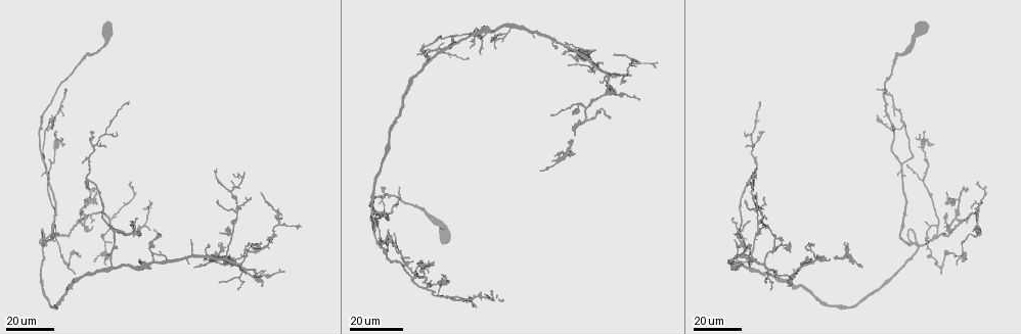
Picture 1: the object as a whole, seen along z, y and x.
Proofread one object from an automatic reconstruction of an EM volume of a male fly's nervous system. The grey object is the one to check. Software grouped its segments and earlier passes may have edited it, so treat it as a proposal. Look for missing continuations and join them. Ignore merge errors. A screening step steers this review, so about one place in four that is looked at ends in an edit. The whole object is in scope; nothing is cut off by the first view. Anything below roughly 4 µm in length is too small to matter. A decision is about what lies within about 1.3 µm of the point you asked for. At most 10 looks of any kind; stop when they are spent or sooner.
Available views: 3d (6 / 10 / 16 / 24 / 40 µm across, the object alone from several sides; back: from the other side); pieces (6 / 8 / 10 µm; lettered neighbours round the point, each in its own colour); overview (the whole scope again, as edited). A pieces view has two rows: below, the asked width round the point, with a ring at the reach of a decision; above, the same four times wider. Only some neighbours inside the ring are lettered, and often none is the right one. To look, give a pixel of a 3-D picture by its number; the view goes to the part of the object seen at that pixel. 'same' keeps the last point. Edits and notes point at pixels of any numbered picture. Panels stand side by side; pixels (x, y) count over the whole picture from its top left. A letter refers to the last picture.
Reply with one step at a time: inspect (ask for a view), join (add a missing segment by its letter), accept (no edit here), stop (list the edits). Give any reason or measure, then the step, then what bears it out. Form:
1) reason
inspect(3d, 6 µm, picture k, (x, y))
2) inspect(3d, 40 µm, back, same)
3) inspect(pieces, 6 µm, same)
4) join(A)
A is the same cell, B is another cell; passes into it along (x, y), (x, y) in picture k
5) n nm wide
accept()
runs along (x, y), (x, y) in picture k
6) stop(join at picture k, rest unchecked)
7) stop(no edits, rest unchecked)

branch stops here
inspect(3d, 24 µm, picture 1, (542, 169))

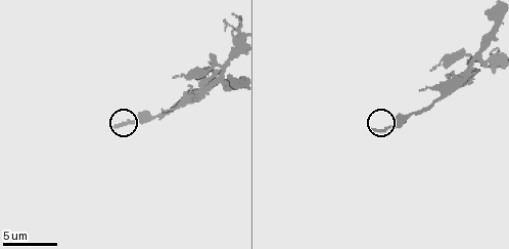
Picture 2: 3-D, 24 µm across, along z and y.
inspect(pieces, 10 µm, picture 2, (374, 129))

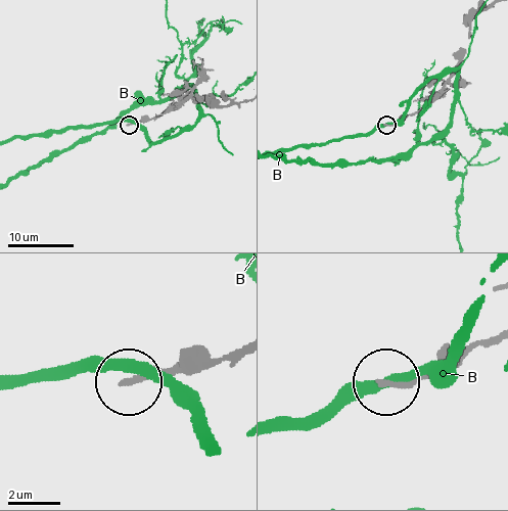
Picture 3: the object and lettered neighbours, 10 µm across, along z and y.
accept()
B is another cell; runs along (235, 352), (131, 380) in picture 3; none of them fits

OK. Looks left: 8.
free end
inspect(3d, 24 µm, picture 1, (479, 55))

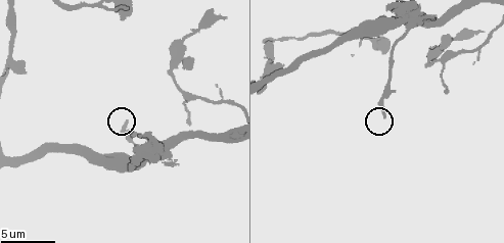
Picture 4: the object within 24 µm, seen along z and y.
inspect(pieces, 10 µm, picture 4, (126, 120))

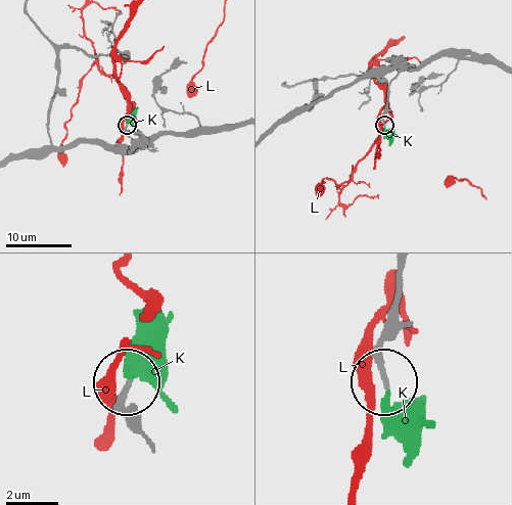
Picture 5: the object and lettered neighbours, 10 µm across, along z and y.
join(K)
K is the same cell, L is another cell; passes into it along (135, 411), (122, 405), (133, 359), (173, 315) in picture 5; the cell continues

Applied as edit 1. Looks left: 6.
inspect(overview)

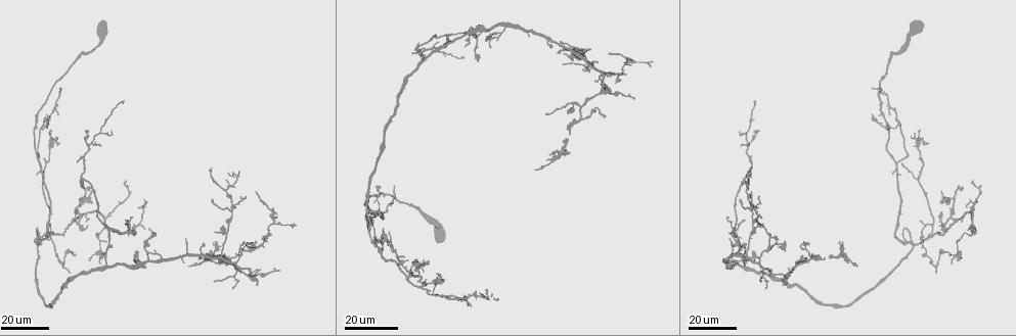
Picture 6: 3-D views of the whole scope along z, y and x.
an open end
inspect(3d, 16 µm, picture 6, (395, 186))

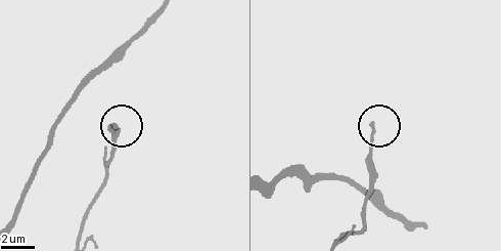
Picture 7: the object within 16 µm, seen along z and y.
inspect(pieces, 8 µm, picture 7, (373, 125))

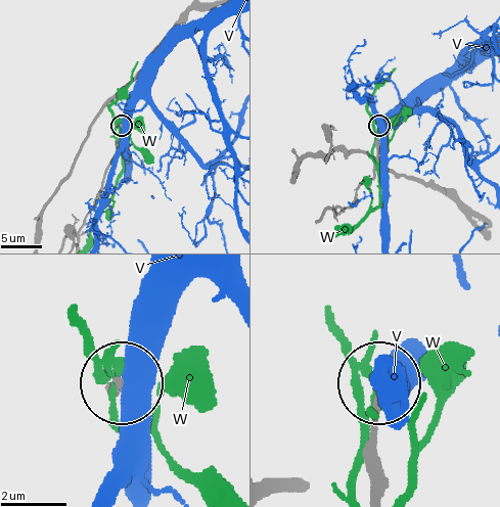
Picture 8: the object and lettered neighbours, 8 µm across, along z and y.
accept()
V and W are other cells; none of them fits

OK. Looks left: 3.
tapers out
inspect(3d, 24 µm, picture 6, (82, 184))

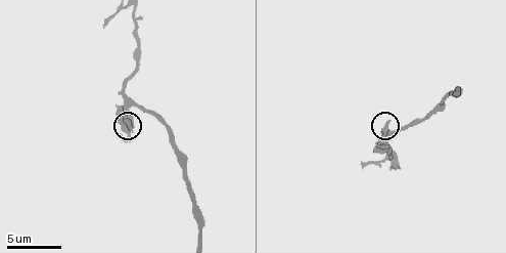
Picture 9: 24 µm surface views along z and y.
what lies round it
inspect(pieces, 8 µm, picture 9, (388, 120))

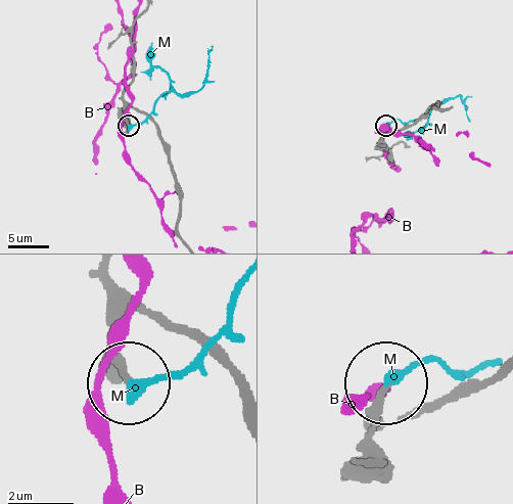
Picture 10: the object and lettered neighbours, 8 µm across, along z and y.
accept()
B and M are other cells; none of them fits

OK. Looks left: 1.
stop(join at picture 5, rest unchecked)

